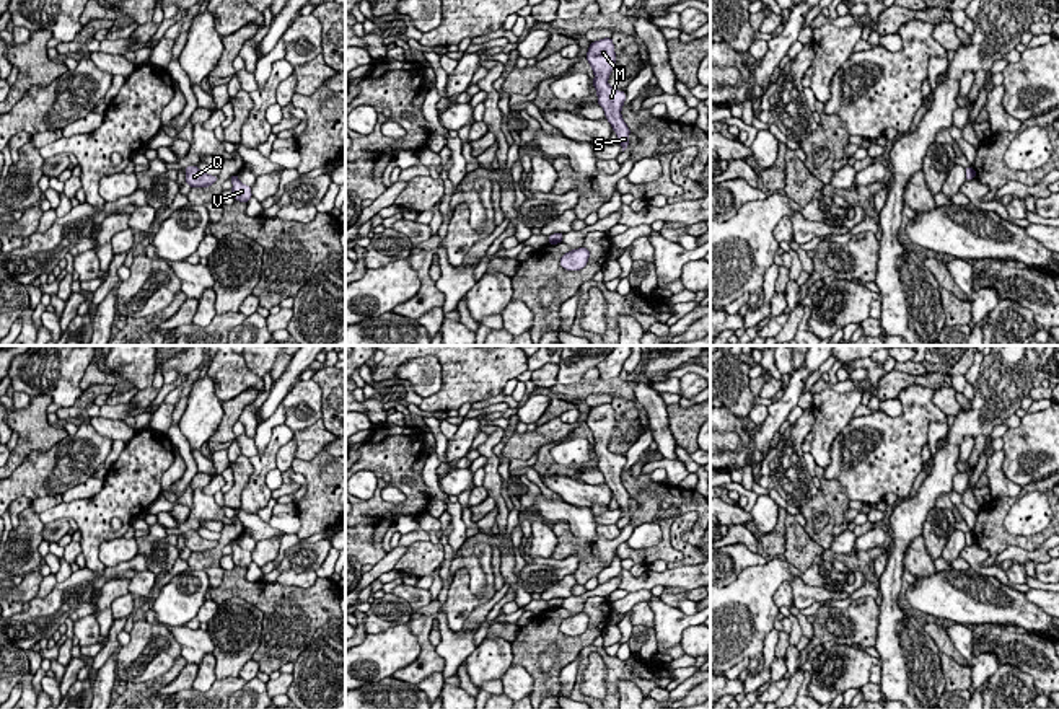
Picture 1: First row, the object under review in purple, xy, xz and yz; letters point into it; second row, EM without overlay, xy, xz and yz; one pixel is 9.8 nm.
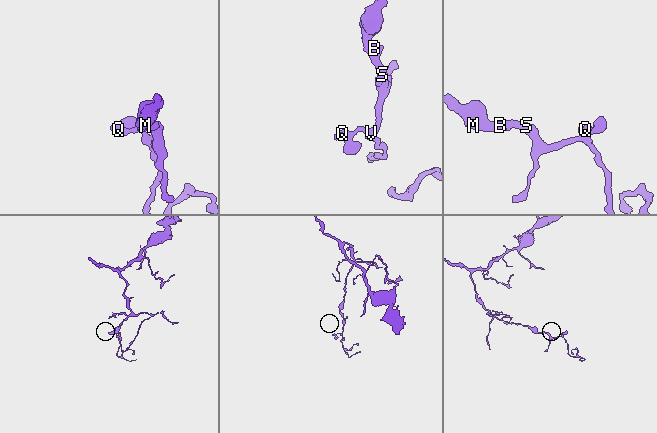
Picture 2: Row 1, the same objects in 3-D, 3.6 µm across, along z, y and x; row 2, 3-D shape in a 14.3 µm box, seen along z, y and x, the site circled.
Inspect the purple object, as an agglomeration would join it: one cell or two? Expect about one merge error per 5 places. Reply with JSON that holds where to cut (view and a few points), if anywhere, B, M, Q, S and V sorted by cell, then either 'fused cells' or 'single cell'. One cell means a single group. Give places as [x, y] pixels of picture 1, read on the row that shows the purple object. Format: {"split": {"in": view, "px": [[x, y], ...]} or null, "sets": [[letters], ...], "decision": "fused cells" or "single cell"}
{"split": null, "sets": [["B", "M", "Q", "S", "V"]], "decision": "single cell"}

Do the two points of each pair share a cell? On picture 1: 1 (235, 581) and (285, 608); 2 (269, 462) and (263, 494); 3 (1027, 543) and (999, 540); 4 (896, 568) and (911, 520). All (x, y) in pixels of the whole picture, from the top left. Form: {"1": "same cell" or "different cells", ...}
{"1": "same cell", "2": "same cell", "3": "same cell", "4": "same cell"}

